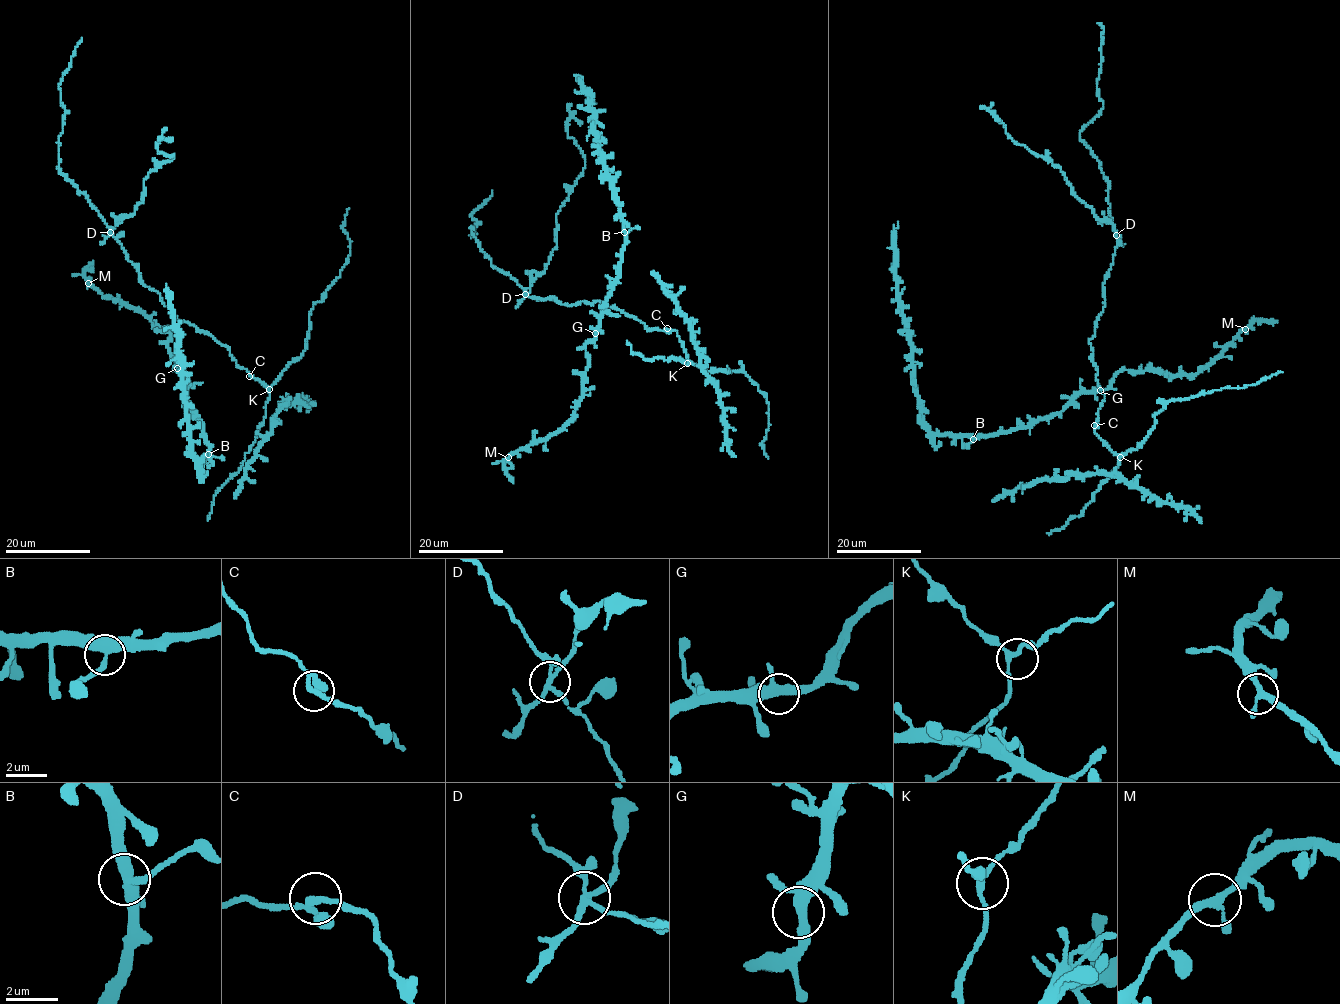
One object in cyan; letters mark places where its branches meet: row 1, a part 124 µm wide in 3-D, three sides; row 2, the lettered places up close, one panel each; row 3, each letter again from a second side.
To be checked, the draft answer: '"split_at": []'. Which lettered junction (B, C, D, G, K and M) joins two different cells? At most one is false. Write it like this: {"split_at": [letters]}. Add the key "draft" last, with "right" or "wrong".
{"split_at": ["D"], "draft": "wrong"}

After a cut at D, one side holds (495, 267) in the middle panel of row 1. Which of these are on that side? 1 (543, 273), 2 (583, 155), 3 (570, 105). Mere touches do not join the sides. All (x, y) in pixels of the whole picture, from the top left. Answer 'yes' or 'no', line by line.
1: no
2: no
3: no

